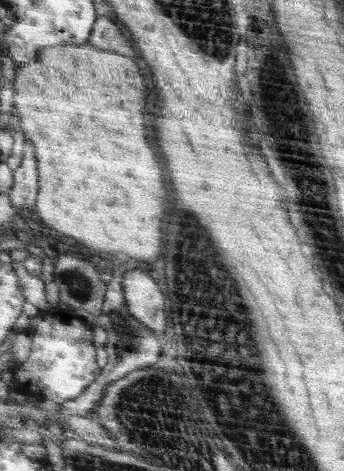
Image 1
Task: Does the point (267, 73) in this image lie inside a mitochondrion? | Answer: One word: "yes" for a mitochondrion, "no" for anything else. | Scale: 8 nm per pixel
yes

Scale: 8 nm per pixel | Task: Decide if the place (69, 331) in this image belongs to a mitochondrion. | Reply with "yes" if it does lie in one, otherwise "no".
no

